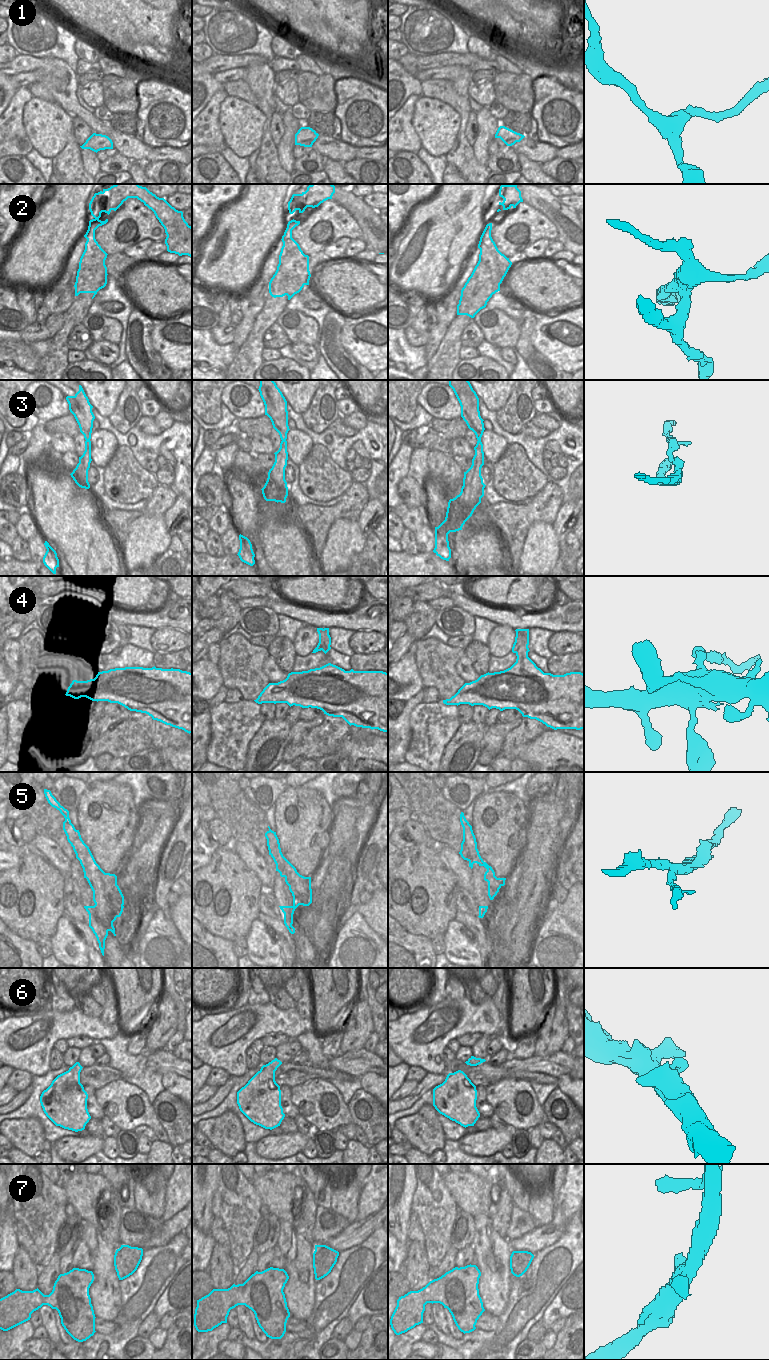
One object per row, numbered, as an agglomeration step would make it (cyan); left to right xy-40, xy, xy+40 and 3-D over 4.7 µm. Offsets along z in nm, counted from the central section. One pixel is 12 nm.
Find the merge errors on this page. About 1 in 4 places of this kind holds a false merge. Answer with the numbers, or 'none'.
3, 4, 5

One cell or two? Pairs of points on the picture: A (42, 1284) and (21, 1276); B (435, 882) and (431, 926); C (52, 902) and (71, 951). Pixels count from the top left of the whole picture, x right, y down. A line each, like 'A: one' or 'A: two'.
A: two
B: one
C: two

